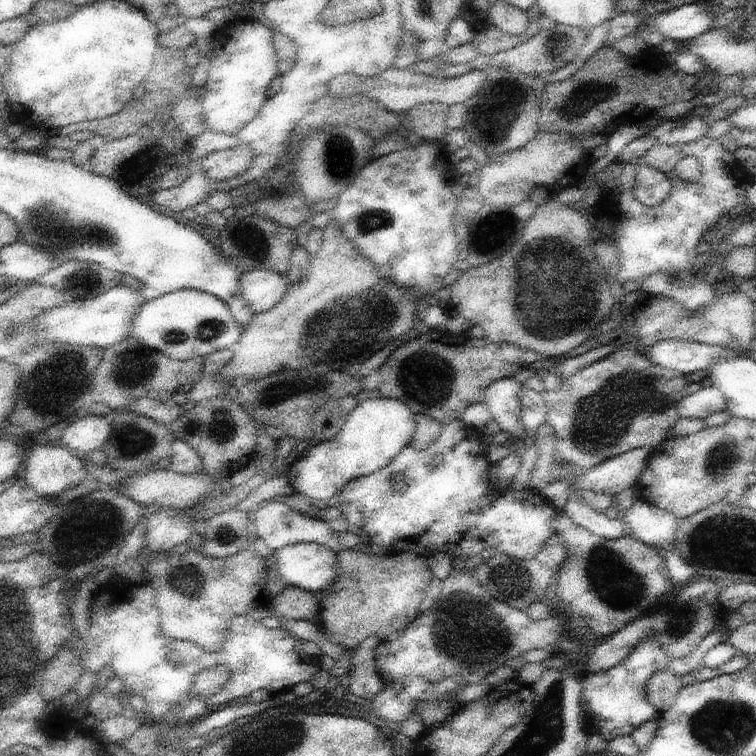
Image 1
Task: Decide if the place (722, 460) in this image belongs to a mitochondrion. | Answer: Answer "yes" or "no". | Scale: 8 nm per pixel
yes

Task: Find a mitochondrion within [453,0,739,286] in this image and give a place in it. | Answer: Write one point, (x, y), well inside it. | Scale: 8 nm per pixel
(495, 114)

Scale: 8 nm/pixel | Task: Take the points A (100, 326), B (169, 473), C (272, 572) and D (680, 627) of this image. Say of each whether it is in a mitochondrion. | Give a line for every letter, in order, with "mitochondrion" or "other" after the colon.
A: other
B: other
C: other
D: mitochondrion

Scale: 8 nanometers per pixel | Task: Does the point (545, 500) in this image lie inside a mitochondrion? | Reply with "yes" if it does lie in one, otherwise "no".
no

